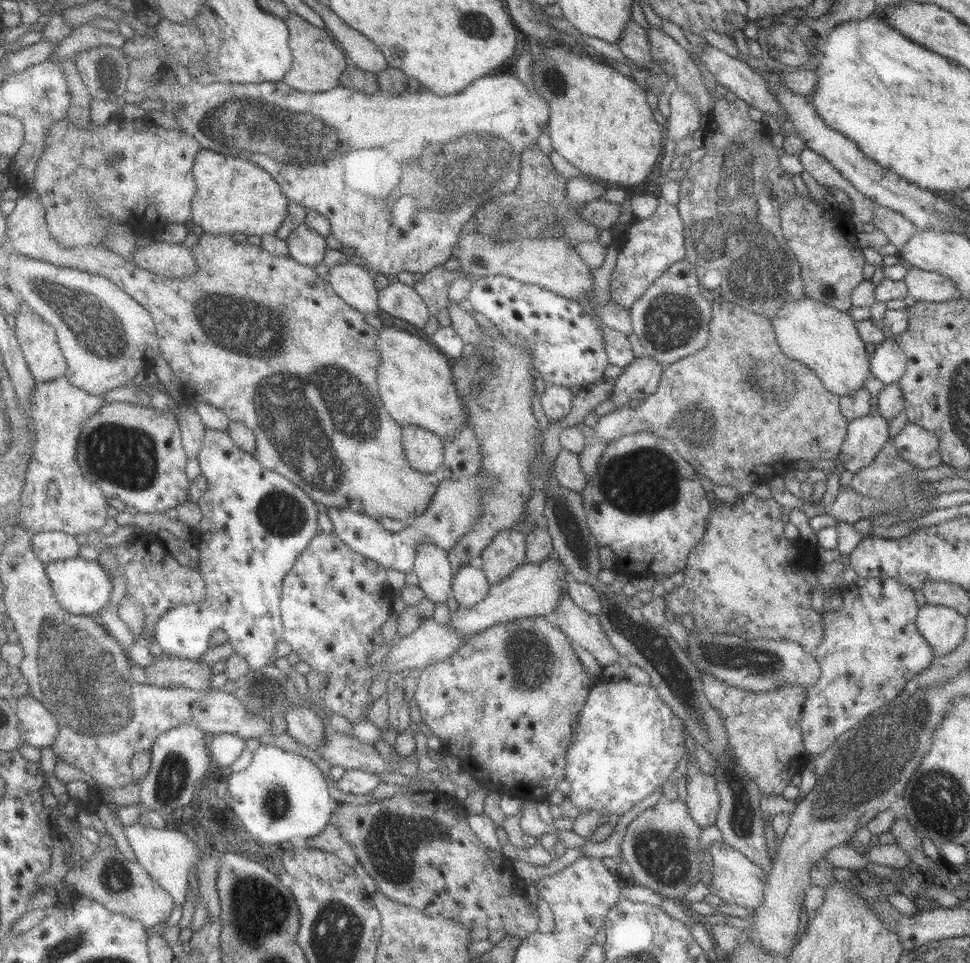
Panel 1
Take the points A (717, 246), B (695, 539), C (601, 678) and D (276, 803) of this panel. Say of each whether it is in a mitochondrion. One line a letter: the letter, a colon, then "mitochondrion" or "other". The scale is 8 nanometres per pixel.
A: mitochondrion
B: other
C: other
D: mitochondrion

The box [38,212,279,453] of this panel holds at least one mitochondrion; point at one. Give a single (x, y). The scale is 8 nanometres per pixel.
(101, 334)

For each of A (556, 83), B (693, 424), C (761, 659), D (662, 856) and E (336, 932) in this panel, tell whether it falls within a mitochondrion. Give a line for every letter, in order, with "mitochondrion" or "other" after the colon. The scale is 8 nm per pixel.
A: mitochondrion
B: mitochondrion
C: mitochondrion
D: mitochondrion
E: mitochondrion

